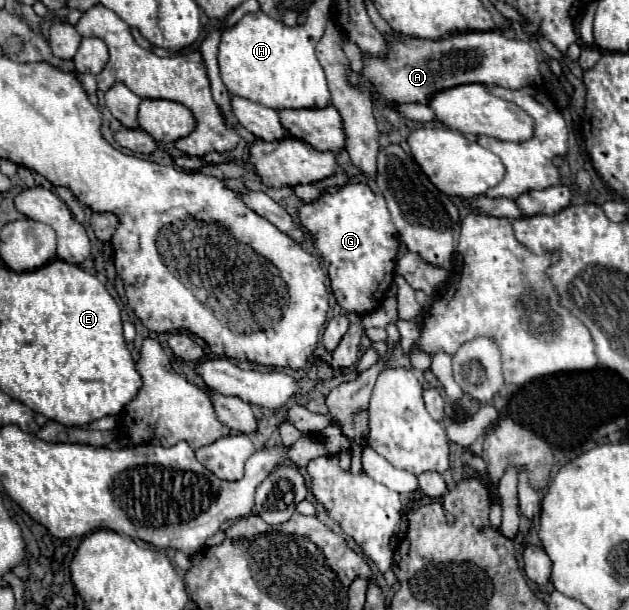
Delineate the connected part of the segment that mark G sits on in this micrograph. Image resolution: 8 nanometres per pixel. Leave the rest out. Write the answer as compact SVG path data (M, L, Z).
M364 183L342 185L334 193L306 203L300 209L300 225L314 235L318 255L328 267L334 297L342 309L356 315L368 315L386 299L386 291L394 279L398 231L382 193L372 191Z

